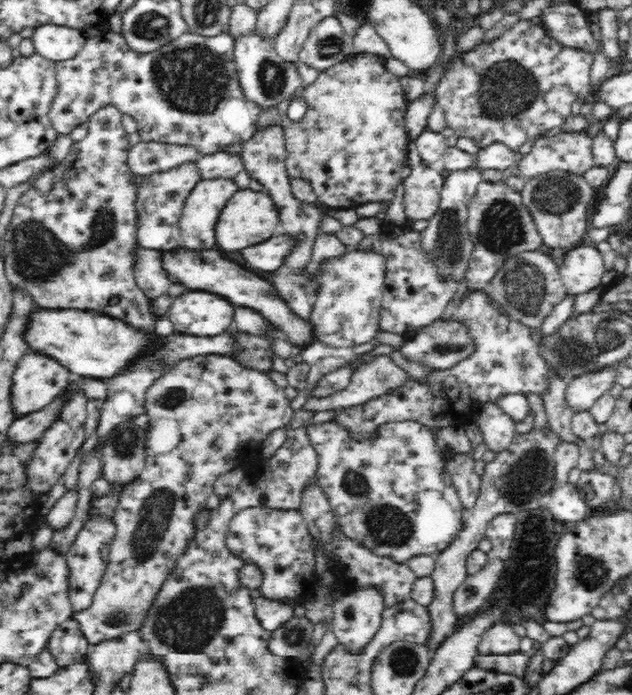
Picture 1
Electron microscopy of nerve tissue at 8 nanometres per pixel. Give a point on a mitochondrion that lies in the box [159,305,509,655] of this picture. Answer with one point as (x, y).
(387, 525)

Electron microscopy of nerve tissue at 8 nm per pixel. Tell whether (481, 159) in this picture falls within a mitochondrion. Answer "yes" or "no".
no

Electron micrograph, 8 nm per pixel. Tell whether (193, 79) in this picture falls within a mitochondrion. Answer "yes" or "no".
yes

